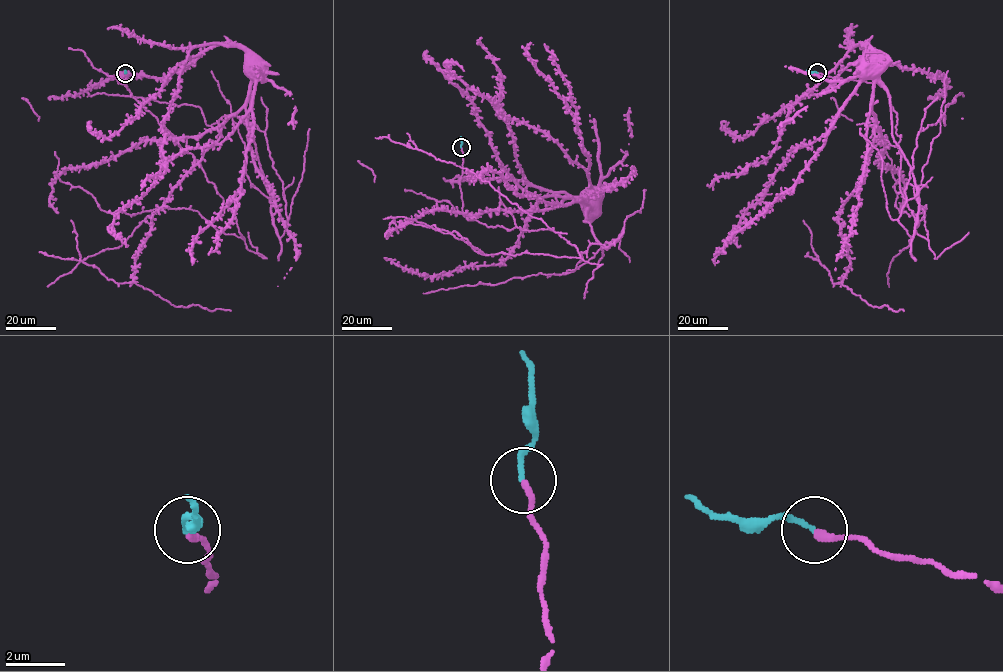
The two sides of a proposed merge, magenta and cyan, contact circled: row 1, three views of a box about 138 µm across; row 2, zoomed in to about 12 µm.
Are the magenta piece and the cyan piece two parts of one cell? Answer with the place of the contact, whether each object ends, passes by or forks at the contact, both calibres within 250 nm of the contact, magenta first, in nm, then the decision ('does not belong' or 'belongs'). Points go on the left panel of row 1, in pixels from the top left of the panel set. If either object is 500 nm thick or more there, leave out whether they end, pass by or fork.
(125, 73) | magenta ends | cyan ends | 240/170 nm | belongs

